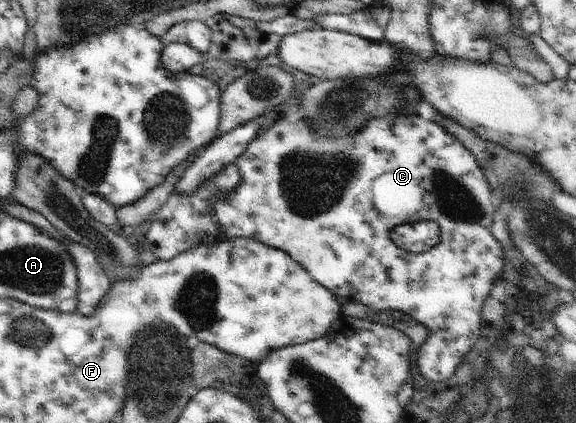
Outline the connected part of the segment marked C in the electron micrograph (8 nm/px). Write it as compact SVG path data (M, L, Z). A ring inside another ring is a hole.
M417 114L410 116L383 116L366 121L354 136L343 136L332 138L329 136L317 137L316 129L306 119L301 121L288 120L285 118L273 121L267 130L257 136L247 146L245 153L242 153L235 161L239 168L242 181L234 192L227 198L214 200L212 209L209 212L215 213L216 220L219 220L221 236L227 239L253 238L261 243L271 245L272 248L282 249L287 252L300 266L304 267L312 275L313 279L327 288L337 298L348 301L363 303L377 312L380 311L403 311L413 316L427 329L426 341L419 349L419 371L429 381L443 381L455 373L459 361L463 355L475 345L479 337L479 325L481 325L481 312L486 297L490 294L493 277L499 275L502 279L504 266L504 253L500 242L491 233L491 224L496 220L497 206L496 197L491 184L486 178L481 166L477 163L475 156L467 150L461 141L447 132L443 126L436 122L425 120ZM425 220L433 220L440 223L442 240L433 249L422 254L412 254L396 246L390 238L390 231L397 226L414 224Z

